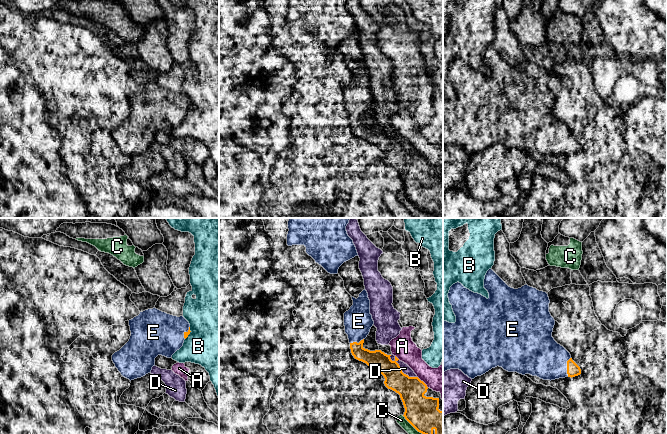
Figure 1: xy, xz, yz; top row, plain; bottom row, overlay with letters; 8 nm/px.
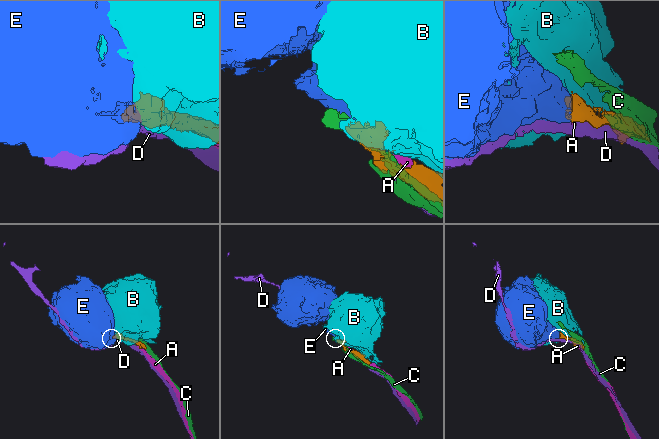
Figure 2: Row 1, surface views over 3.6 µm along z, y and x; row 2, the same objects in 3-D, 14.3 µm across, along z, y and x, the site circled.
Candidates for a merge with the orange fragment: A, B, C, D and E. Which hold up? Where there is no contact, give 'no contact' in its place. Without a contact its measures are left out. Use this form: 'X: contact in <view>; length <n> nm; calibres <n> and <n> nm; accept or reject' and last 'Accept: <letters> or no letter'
A: contact in xz; length 130 nm; calibres 260 and 200 nm; reject
B: contact in xy; length 110 nm; calibres 40 and 480 nm; reject
C: contact in xz; length 220 nm; calibres 260 and 70 nm; reject
D: contact in xz; length 280 nm; calibres 200 and 70 nm; reject
E: contact in yz; length 160 nm; calibres 100 and 340 nm; accept
Accept: E

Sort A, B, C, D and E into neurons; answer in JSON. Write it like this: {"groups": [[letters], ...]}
{"groups": [["A"], ["B"], ["C"], ["D"], ["E"]]}

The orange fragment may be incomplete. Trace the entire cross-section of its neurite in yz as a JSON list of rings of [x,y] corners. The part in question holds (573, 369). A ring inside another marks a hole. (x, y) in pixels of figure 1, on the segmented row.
[[[489,269],[485,275],[484,288],[489,293],[488,299],[481,294],[470,291],[459,282],[450,287],[448,298],[456,316],[456,322],[449,323],[443,320],[443,372],[450,369],[459,369],[469,378],[474,379],[477,376],[485,374],[492,368],[499,366],[508,372],[517,372],[522,375],[530,374],[532,376],[537,376],[540,379],[550,381],[565,377],[572,378],[581,374],[580,367],[572,360],[570,353],[563,346],[558,344],[552,337],[555,320],[549,312],[550,300],[546,292],[539,291],[536,288],[528,286],[527,284],[518,289],[511,288],[492,269]]]

